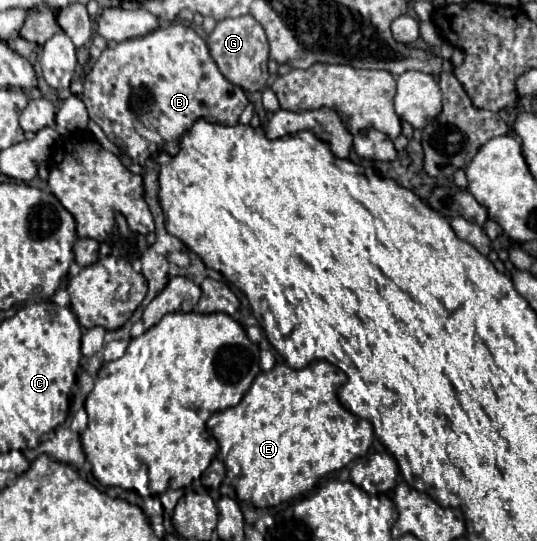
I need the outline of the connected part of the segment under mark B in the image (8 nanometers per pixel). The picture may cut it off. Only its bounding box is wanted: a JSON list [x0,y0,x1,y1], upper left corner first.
[82,22,248,164]

